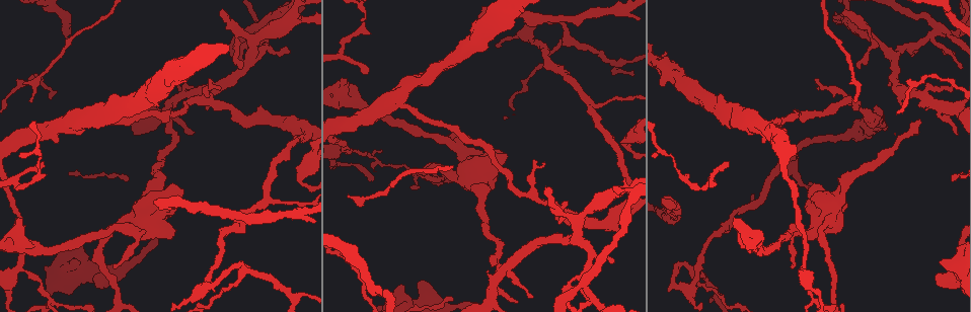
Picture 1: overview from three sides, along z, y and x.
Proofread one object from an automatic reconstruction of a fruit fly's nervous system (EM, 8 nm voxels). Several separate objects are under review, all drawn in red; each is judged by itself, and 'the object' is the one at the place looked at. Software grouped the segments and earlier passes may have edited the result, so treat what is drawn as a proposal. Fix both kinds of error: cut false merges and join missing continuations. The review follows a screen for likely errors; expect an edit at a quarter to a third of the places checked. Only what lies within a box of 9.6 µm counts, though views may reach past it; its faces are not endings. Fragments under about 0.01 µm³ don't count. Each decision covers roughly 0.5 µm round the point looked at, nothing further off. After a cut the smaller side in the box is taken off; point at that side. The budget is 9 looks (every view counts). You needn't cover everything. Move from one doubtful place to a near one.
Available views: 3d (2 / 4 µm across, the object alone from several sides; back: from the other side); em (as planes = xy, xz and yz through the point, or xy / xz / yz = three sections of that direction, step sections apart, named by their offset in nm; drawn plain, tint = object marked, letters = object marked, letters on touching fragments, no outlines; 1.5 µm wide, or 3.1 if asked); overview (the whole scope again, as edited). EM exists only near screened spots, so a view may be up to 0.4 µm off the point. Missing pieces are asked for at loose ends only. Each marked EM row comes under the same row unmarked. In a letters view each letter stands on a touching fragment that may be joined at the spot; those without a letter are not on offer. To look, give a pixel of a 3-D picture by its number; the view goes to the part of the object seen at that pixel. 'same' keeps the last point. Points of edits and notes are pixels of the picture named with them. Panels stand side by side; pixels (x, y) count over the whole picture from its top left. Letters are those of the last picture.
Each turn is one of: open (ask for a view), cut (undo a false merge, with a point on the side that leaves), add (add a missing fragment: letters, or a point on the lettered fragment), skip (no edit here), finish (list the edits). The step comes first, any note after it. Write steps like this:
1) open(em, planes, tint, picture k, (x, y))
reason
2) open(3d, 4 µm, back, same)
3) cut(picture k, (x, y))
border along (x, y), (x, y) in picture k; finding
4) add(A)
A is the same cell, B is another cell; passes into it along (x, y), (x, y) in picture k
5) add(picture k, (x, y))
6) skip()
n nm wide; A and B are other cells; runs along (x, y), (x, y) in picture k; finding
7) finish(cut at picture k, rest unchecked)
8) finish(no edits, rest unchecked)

open(em, yz, step 8, letters, picture 1, (219, 13))
branch stops here

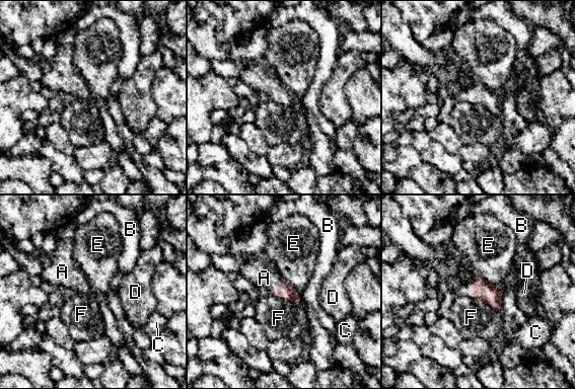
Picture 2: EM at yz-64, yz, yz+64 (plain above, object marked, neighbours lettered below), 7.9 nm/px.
add(A)
A is the same cell, B, C, D, E and F are other cells; passes into it along (285, 291), (277, 286), (264, 278) in picture 2; the neuron continues

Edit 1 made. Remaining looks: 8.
open(3d, 2 µm, picture 1, (287, 52))
free end

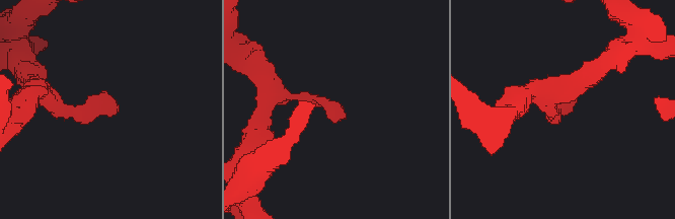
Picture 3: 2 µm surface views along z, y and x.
open(em, planes, letters, picture 3, (339, 120))
now the EM

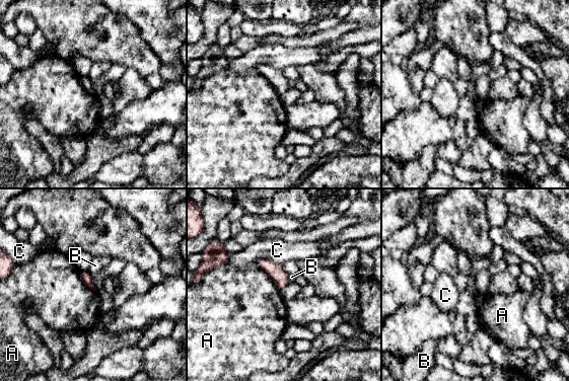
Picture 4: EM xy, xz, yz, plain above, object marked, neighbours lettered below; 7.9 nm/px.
skip()
A, B and C are other cells; border along (87, 271), (90, 276) in picture 4; none of them fits

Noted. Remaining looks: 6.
open(3d, 4 µm, picture 1, (940, 262))
thick end

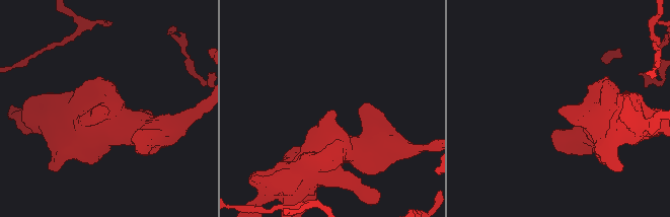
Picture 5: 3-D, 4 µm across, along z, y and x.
open(em, yz, step 4, letters, picture 5, (105, 109))

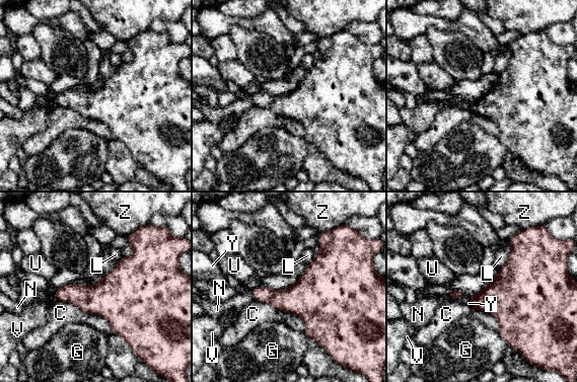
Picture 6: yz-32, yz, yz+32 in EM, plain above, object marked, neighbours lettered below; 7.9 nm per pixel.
open(em, xz, step 4, letters, same)
another direction

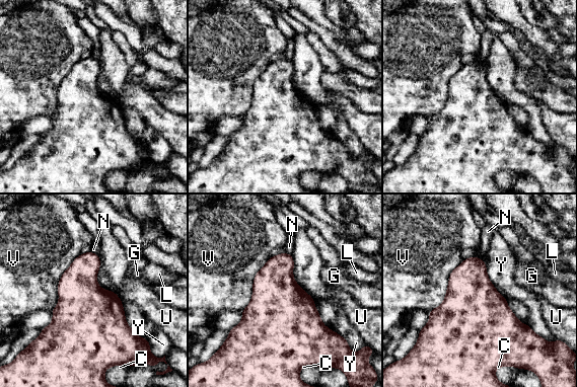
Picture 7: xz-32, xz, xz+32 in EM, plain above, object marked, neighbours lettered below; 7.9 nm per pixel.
skip()
440 nm wide; C, G, L, N, U, V and Y are other cells; border along (486, 266), (492, 285), (507, 299) in picture 7; none of them fits

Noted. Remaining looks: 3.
open(3d, 2 µm, picture 1, (458, 146))
a fork

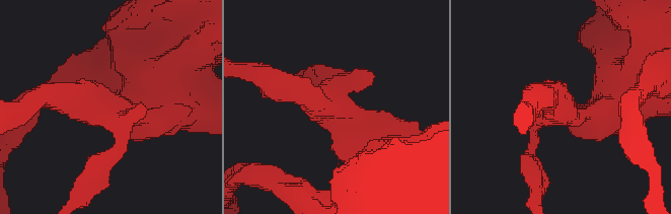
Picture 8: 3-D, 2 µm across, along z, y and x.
open(em, planes, tint, picture 8, (104, 114))
now the EM

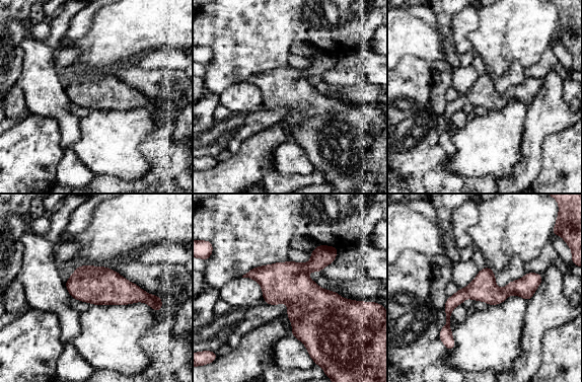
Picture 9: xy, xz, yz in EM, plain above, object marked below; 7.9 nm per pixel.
open(em, planes, letters, same)

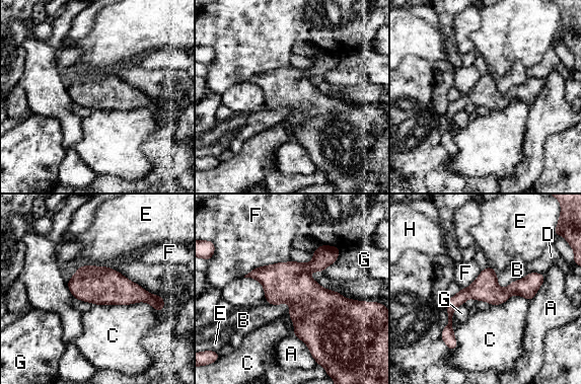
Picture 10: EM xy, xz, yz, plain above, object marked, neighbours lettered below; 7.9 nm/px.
skip()
A, B, C, D, E, F, G and H are other cells; border along (528, 273), (505, 288), (497, 285) in picture 10; one neuron here

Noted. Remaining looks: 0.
finish(add at picture 2, rest unchecked)

